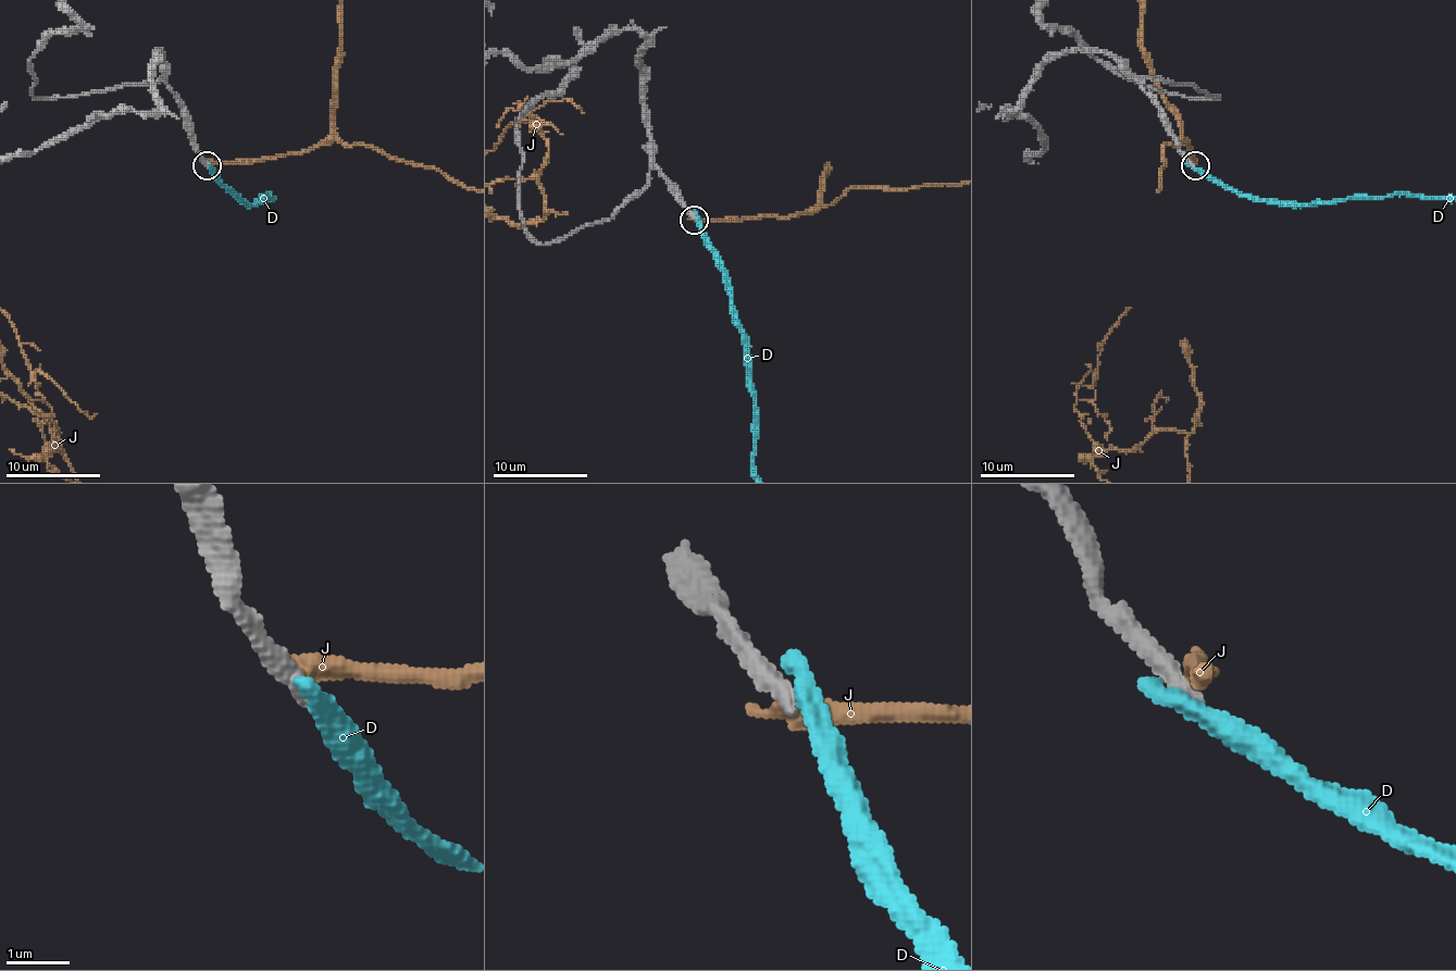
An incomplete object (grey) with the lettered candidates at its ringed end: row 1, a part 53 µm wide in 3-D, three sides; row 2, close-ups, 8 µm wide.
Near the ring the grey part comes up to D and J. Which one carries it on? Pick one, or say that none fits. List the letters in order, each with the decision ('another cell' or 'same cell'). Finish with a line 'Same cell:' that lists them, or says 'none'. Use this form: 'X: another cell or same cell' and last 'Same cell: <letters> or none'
D: another cell
J: another cell
Same cell: none

